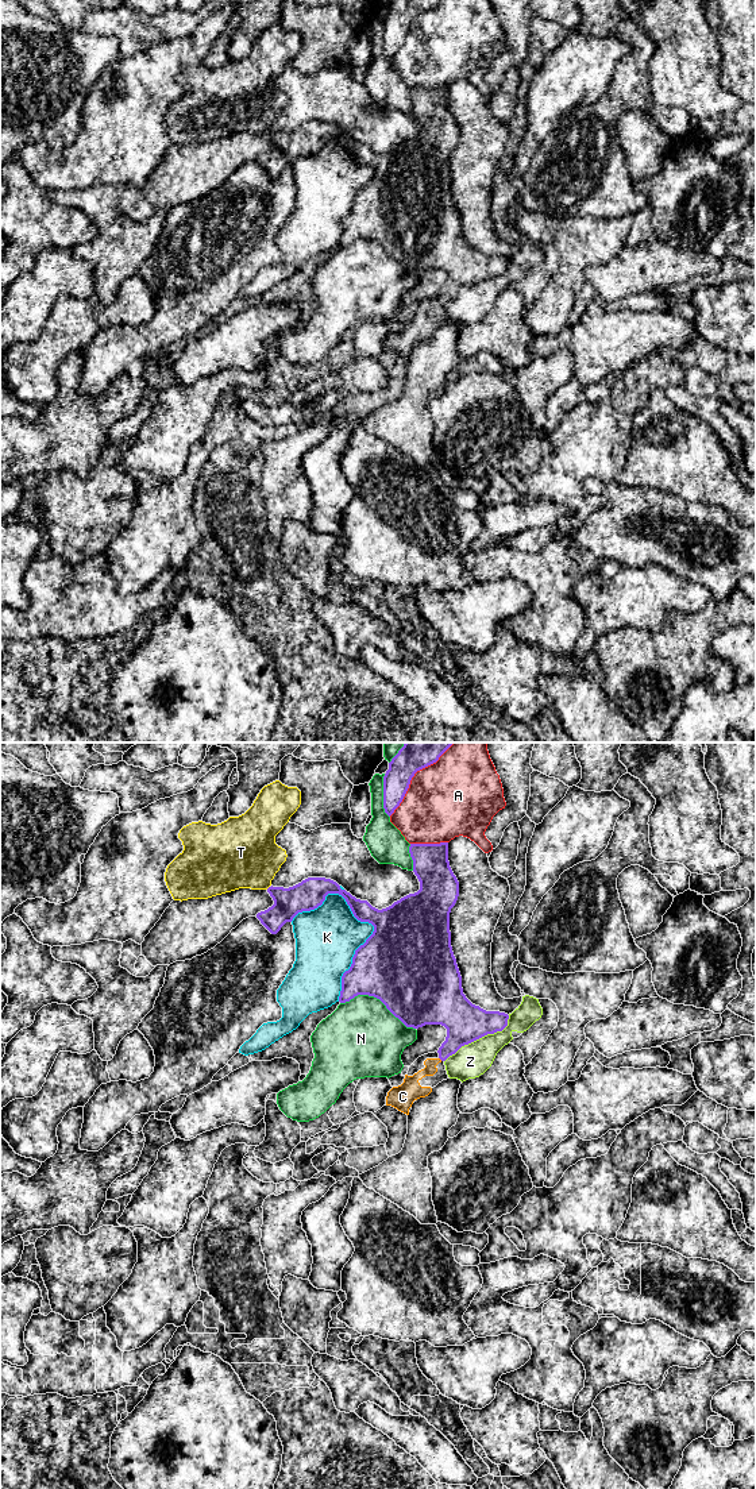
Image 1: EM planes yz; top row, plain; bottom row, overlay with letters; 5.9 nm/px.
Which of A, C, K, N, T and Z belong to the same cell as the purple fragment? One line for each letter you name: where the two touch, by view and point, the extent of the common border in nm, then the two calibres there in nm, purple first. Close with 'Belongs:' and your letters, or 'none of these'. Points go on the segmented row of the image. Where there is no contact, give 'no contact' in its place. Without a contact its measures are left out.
C: yz (440, 1059) | 30 nm | 220/120 nm
Belongs: C

